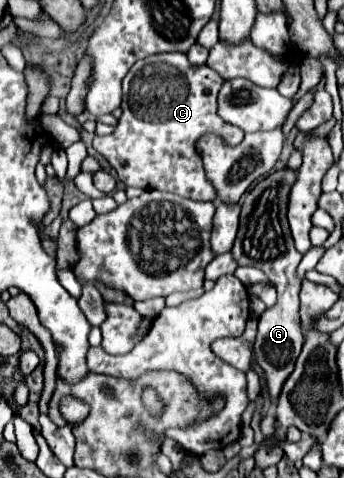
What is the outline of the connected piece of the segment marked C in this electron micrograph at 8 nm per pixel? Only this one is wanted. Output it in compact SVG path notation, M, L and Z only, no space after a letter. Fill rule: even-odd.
M178 51L156 53L136 61L122 79L122 117L110 135L96 135L94 149L116 169L118 179L128 187L158 189L194 201L212 201L214 187L204 175L196 143L202 135L214 133L236 147L244 131L218 117L218 91L224 79L208 65L192 67Z

